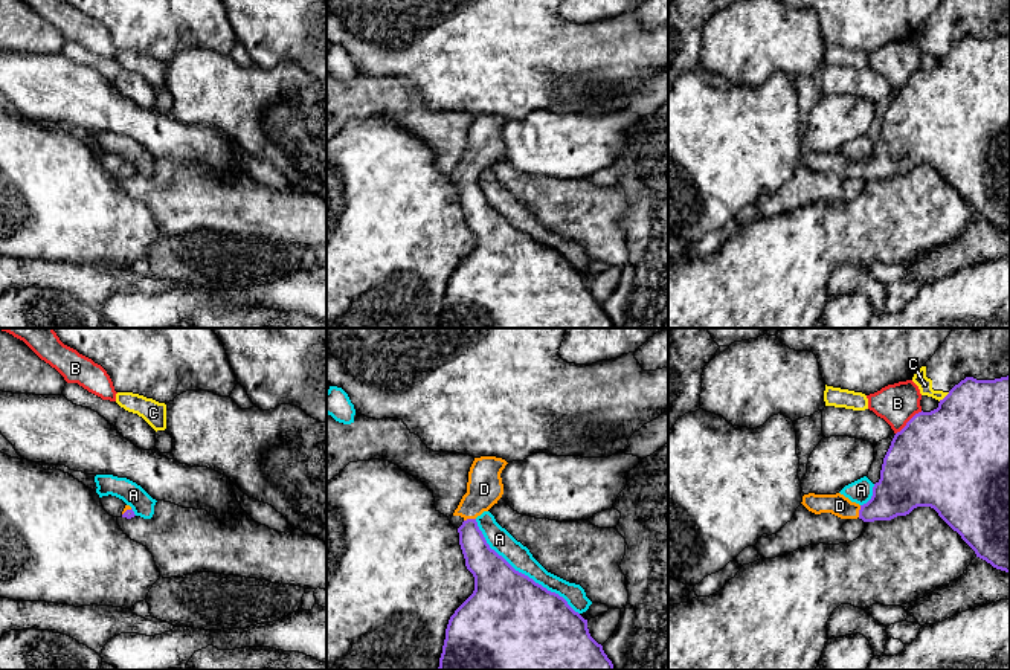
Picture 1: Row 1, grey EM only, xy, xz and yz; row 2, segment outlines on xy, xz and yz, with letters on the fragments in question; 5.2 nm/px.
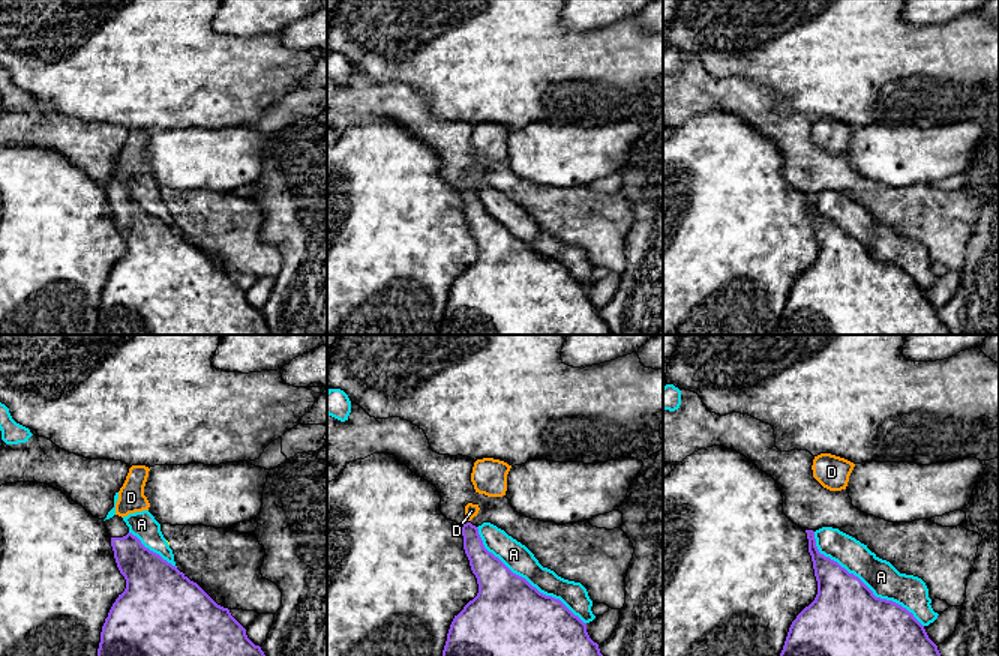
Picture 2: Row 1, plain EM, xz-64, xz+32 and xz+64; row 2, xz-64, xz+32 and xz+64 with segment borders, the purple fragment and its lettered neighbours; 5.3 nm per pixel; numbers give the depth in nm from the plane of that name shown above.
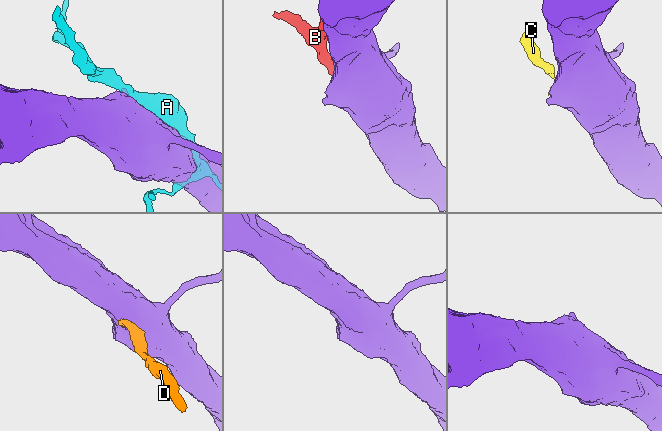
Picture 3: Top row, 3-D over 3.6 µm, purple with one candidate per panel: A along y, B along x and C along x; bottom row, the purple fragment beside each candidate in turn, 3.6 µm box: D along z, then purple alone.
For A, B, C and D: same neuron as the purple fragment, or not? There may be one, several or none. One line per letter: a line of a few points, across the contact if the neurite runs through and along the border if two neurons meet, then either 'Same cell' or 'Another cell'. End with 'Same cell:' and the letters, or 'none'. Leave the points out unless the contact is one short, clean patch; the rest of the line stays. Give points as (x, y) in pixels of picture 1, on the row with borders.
A: Another cell
B: Another cell
C: Another cell
D: Line: xz (481, 560), (469, 533), (469, 519), (469, 508), (484, 489). Same cell
Same cell: D

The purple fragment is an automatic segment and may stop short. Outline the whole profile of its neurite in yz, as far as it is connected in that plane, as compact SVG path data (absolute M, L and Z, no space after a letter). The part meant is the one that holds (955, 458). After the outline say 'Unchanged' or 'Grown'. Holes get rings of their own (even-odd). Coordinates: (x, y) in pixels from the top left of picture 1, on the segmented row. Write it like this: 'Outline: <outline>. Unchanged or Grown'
Outline: M1010 375L995 380L976 380L966 377L955 385L949 394L940 400L938 407L931 412L915 414L906 426L897 432L891 441L891 446L883 458L880 479L873 487L871 499L859 505L851 502L841 493L836 494L815 494L809 493L803 496L801 502L809 511L815 514L831 513L841 519L862 519L864 522L891 520L897 516L906 516L917 507L931 507L938 516L954 530L961 539L975 551L976 557L986 560L993 568L1010 572Z. Grown

